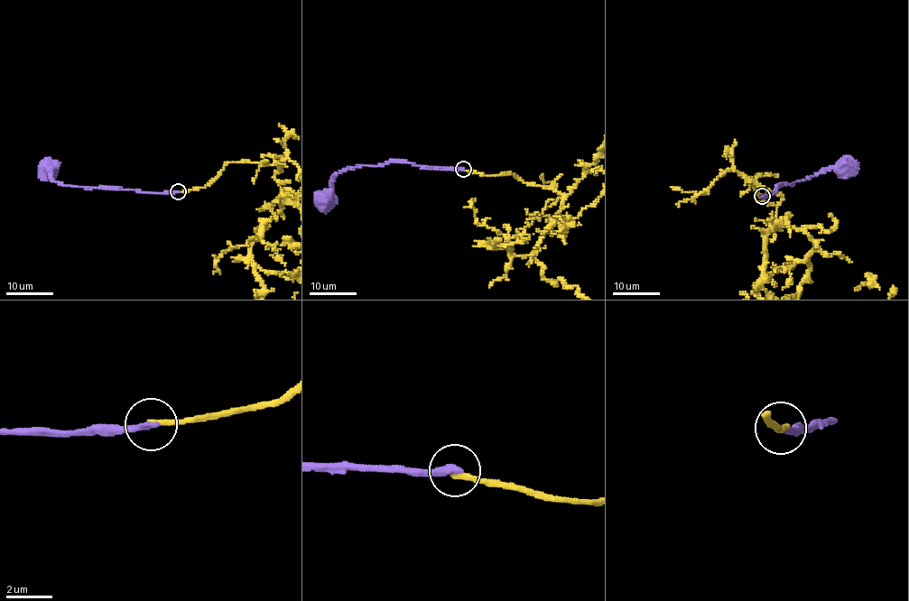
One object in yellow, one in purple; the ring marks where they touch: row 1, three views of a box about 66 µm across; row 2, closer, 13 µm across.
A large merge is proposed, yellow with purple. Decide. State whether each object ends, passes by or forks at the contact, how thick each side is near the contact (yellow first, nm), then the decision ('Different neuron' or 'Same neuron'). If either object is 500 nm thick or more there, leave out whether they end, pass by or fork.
At the ring yellow ends. At the ring purple ends. Thickness 280 nm (yellow) against 320 nm. Different neuron

